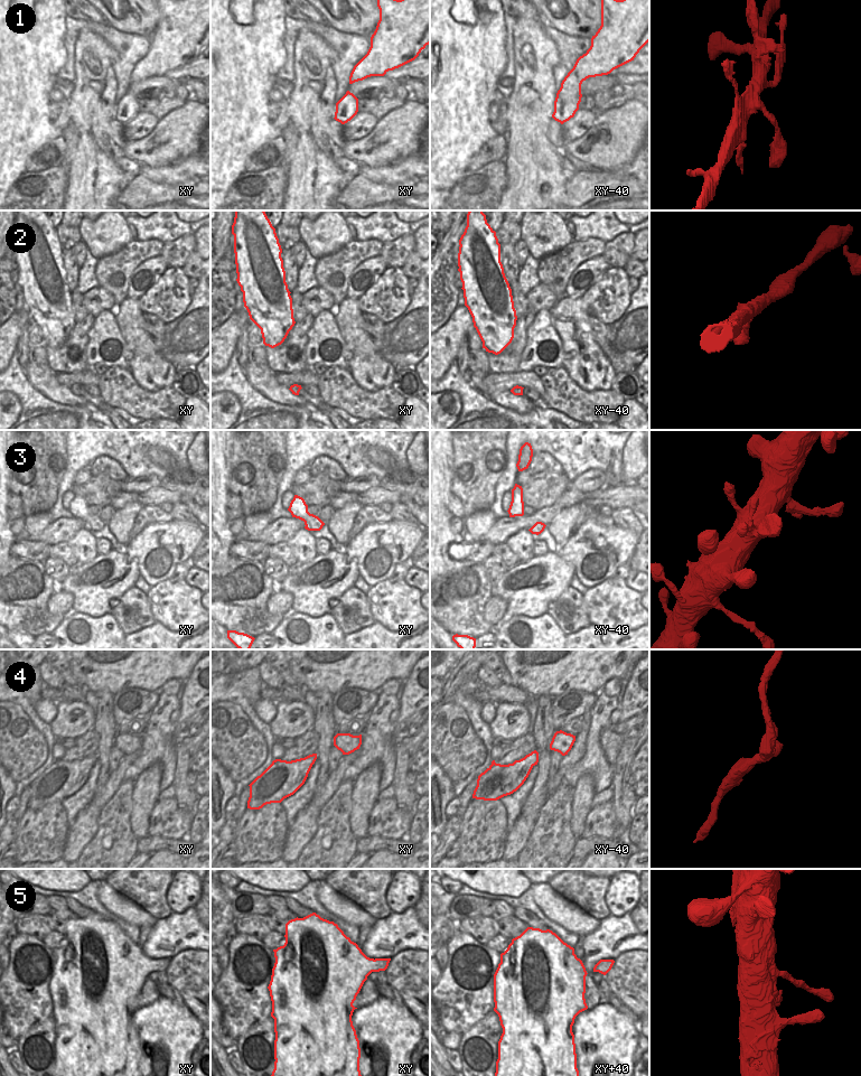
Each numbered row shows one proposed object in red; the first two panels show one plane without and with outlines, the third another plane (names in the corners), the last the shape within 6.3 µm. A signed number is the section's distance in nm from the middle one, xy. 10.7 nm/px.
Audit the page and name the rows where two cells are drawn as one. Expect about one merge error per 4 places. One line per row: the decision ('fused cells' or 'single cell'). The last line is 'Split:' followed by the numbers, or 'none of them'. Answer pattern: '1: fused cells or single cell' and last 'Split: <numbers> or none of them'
1: single cell
2: single cell
3: single cell
4: single cell
5: single cell
Split: none of them

